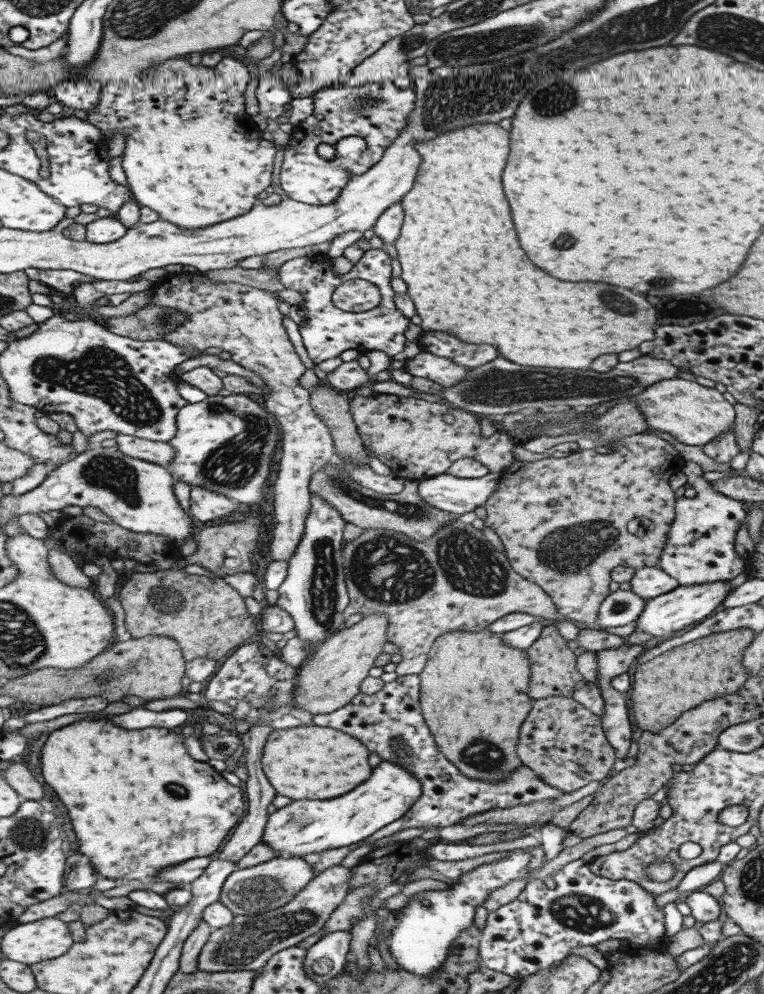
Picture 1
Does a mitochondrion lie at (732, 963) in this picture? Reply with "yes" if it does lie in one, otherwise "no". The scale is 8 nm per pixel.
yes

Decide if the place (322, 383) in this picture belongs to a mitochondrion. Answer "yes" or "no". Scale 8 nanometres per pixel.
no

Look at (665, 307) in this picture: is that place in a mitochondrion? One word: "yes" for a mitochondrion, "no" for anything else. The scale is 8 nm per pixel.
yes

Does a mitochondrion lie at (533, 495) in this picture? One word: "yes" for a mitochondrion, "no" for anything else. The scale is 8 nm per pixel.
no

